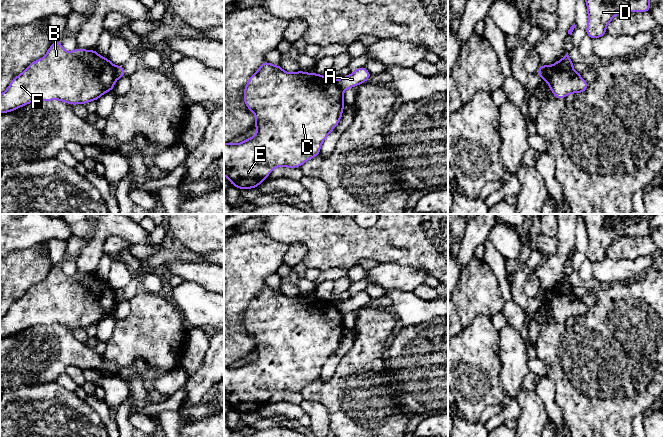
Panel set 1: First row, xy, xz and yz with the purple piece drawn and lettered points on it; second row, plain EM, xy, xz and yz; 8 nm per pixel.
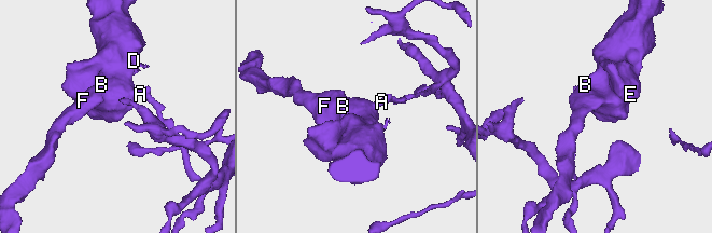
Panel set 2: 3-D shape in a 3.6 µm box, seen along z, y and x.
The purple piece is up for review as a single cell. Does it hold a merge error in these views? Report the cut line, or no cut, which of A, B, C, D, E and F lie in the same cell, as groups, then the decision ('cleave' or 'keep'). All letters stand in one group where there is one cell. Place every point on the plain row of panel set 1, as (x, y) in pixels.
cut xy (114, 290), (117, 302); groups A / B C D E F; cleave

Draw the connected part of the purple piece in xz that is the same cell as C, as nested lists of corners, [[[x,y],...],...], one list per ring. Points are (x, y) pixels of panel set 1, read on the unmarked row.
[[[268,285],[248,303],[243,323],[255,338],[257,357],[241,367],[224,368],[224,399],[238,413],[258,411],[275,391],[301,391],[318,380],[323,365],[339,348],[345,329],[343,316],[330,300],[301,294],[287,297]]]

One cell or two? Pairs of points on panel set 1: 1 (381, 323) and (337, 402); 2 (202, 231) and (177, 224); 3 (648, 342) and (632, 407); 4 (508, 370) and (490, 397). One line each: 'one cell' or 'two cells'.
1: one cell
2: one cell
3: one cell
4: two cells

